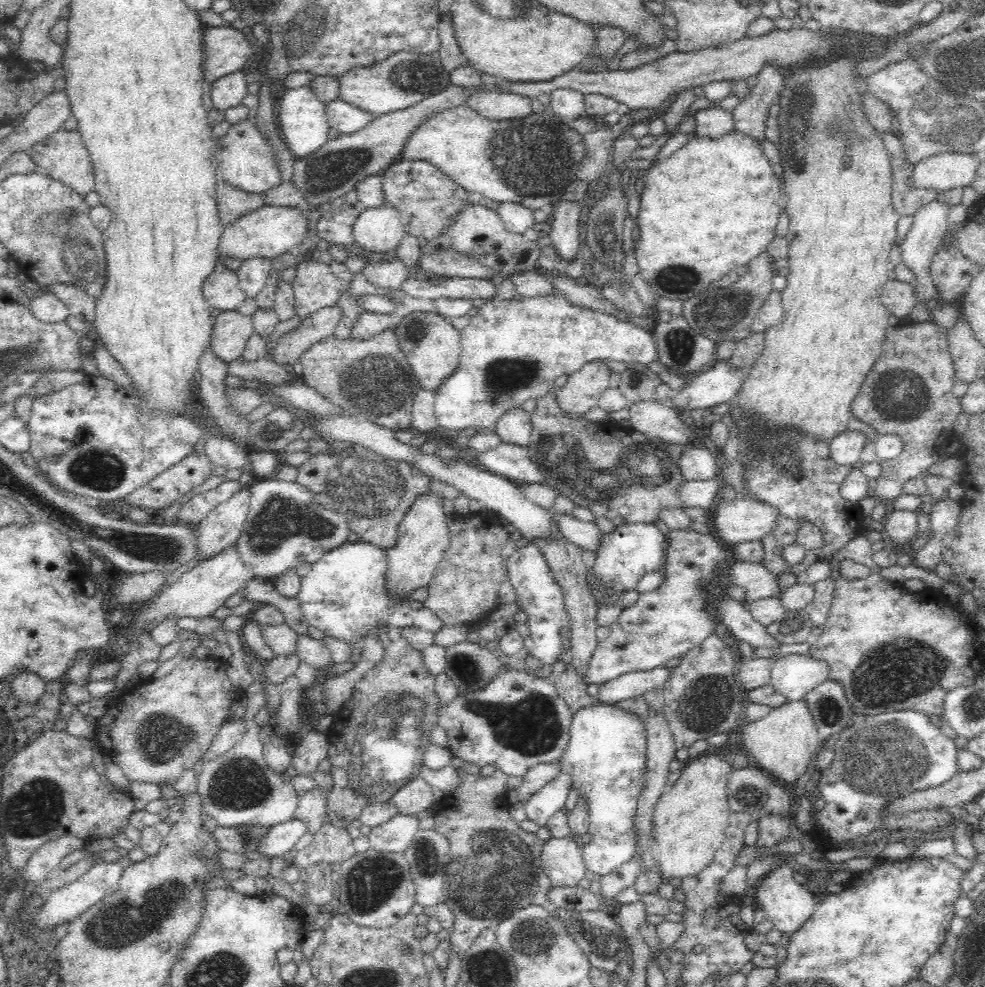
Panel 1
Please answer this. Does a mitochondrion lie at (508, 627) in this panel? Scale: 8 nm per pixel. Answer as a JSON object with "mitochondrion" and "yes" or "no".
{"mitochondrion":"no"}

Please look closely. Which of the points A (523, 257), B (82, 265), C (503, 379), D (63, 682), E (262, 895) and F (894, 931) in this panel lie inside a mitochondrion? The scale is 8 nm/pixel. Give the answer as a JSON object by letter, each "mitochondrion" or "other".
{"A":"other","B":"mitochondrion","C":"mitochondrion","D":"other","E":"other","F":"other"}

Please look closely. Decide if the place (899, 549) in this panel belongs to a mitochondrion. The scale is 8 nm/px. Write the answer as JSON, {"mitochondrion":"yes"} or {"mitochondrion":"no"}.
{"mitochondrion":"no"}

